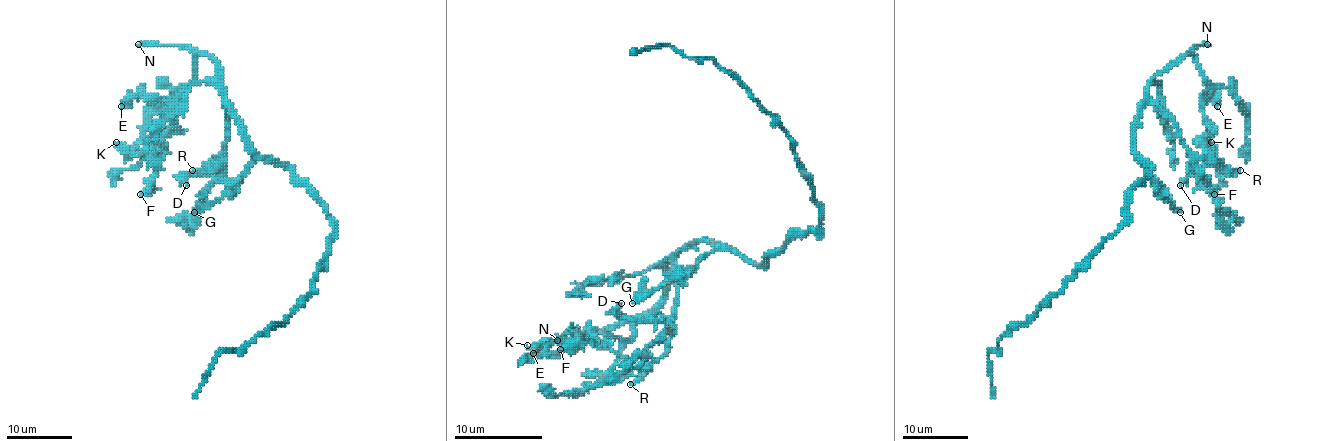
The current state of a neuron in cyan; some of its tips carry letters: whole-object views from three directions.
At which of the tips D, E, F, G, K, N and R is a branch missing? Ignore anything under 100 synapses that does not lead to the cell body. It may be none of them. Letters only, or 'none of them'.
N

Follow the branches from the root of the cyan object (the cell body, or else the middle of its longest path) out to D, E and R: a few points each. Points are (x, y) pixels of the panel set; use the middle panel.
D: (762, 263), (711, 241), (696, 241), (676, 257), (678, 303), (665, 320), (625, 318), (621, 303)
E: (762, 263), (711, 241), (696, 241), (667, 266), (667, 292), (634, 323), (632, 336), (562, 334), (533, 353)
R: (762, 263), (742, 259), (711, 241), (696, 241), (685, 248), (676, 257), (678, 305), (669, 347), (630, 384)

